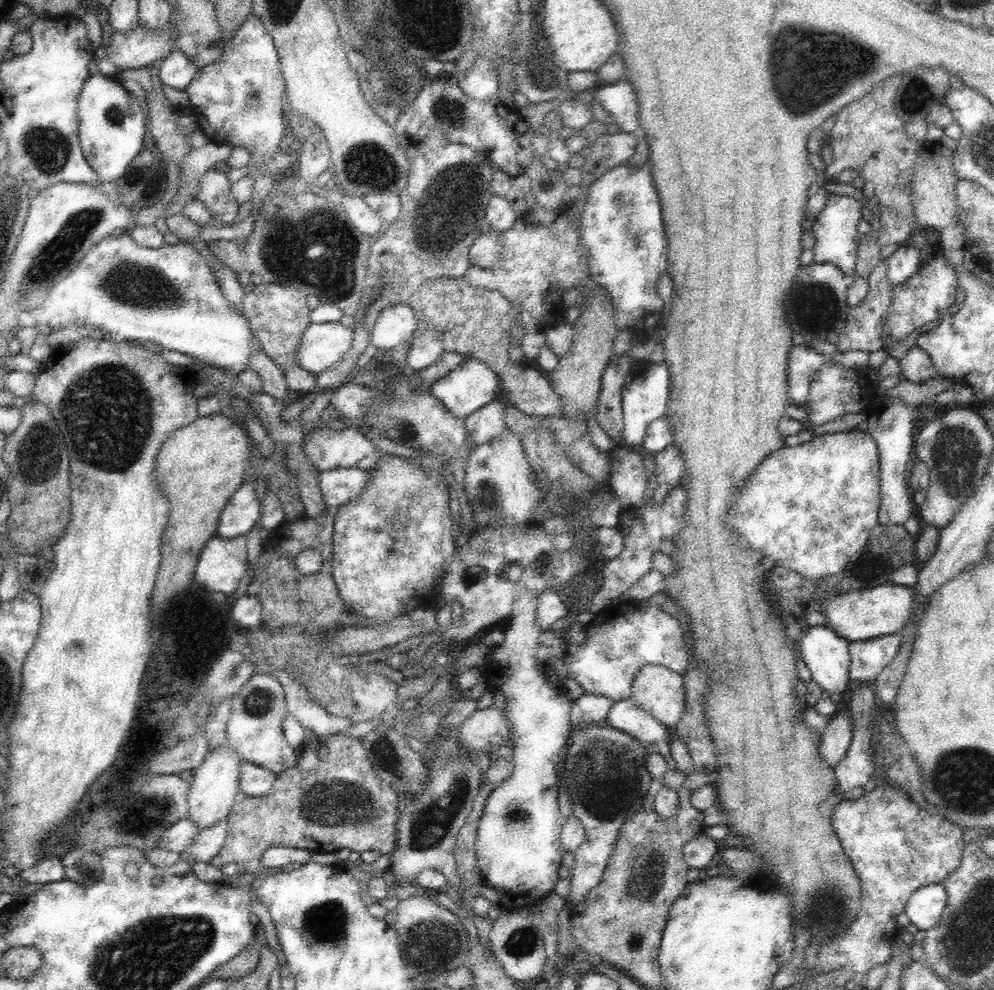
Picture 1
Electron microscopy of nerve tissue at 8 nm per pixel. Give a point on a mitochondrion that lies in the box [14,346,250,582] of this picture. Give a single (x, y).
(115, 421)

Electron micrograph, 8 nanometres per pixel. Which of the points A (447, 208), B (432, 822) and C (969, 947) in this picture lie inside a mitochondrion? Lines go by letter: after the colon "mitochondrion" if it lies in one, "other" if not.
A: mitochondrion
B: mitochondrion
C: mitochondrion

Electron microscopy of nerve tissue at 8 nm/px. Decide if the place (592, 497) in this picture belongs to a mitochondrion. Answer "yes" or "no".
no

